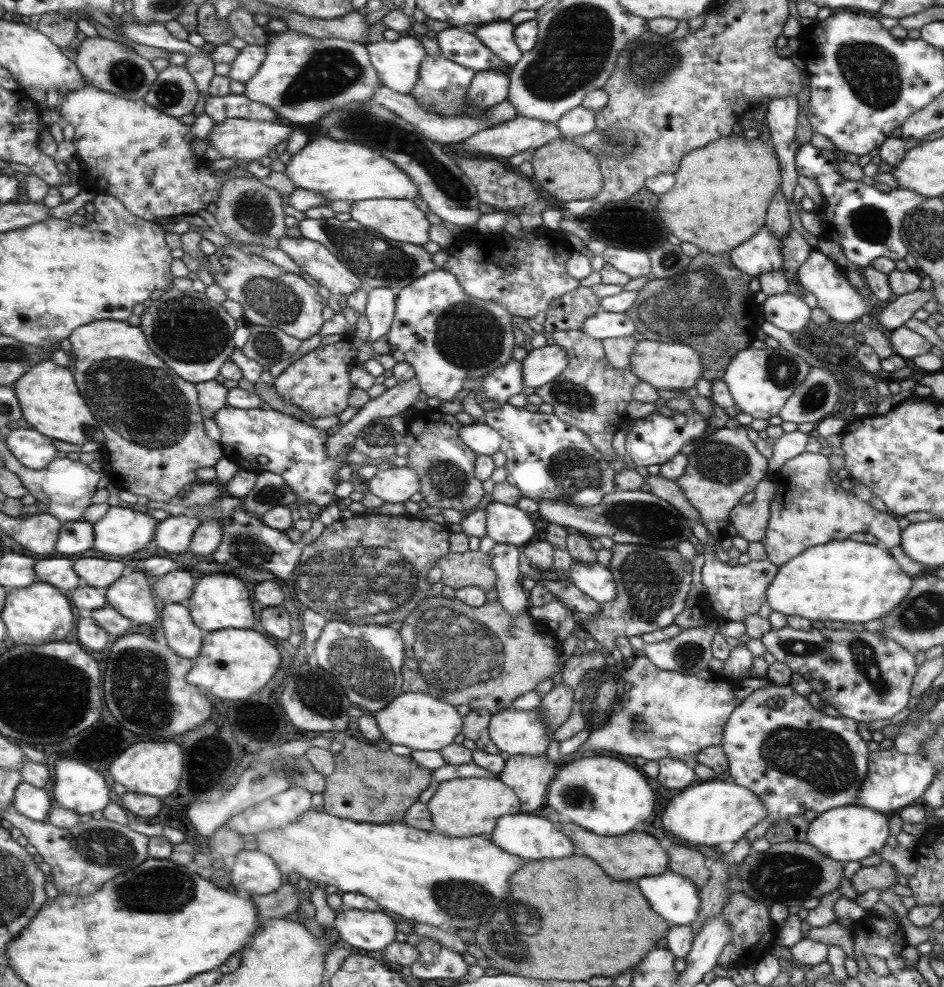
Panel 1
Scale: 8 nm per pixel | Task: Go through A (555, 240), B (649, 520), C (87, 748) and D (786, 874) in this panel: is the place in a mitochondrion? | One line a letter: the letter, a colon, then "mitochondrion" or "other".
A: other
B: mitochondrion
C: other
D: mitochondrion

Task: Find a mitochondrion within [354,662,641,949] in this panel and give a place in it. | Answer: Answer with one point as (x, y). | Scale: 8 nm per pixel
(460, 899)

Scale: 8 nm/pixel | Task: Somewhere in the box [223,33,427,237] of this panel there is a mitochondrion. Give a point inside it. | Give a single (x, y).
(326, 66)

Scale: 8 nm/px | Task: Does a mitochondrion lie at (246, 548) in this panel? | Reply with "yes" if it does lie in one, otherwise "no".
yes

